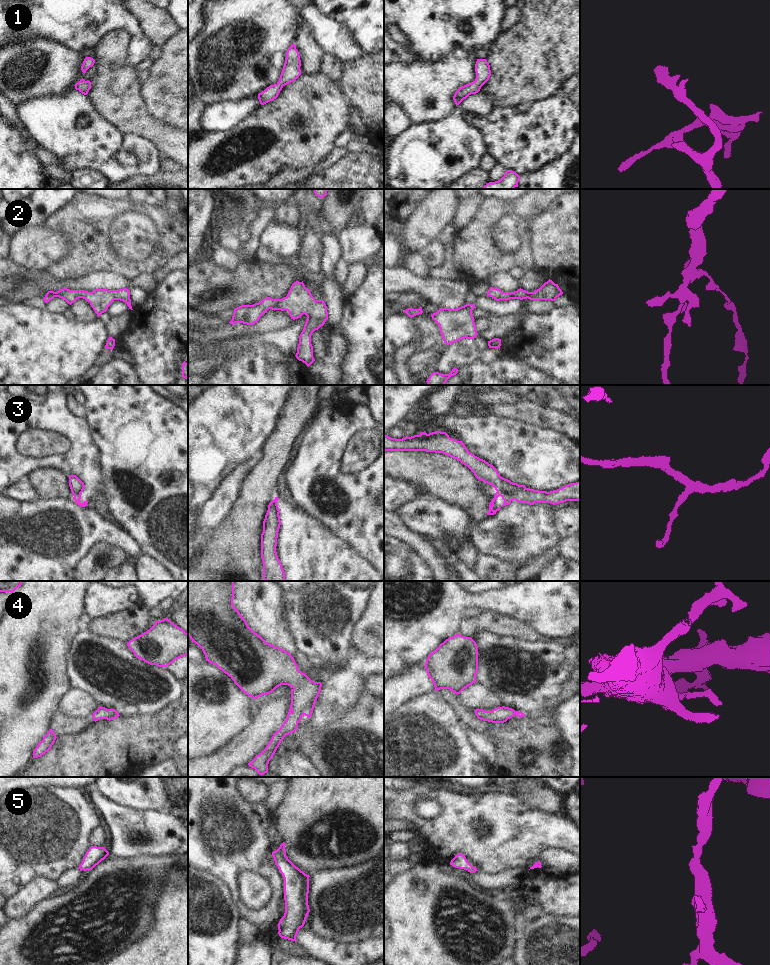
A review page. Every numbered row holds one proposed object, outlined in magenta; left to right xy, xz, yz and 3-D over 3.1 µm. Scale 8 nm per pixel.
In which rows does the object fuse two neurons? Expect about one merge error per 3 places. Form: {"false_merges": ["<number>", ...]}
{"false_merges": ["3"]}

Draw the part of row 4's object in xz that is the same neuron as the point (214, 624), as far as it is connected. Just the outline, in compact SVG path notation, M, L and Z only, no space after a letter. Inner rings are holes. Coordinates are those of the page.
M188 581L188 636L205 654L206 661L227 674L246 695L257 699L281 685L292 687L291 705L285 722L266 748L248 763L259 775L268 772L268 764L286 735L297 730L302 716L311 717L322 683L312 681L298 670L291 654L267 643L255 633L233 605L235 581Z

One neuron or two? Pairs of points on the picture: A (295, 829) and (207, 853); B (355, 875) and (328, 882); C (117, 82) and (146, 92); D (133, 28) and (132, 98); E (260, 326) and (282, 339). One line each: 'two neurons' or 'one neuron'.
A: two neurons
B: one neuron
C: two neurons
D: two neurons
E: two neurons

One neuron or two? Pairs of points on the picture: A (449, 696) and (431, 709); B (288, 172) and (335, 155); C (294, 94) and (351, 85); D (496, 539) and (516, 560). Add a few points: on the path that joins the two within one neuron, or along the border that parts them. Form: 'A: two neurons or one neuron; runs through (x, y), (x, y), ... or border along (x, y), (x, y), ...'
A: two neurons; border along (435, 691), (449, 705)
B: one neuron; runs through (300, 173), (305, 173), (323, 165)
C: two neurons; border along (338, 88), (346, 99)
D: one neuron; runs through (501, 544), (512, 555)

